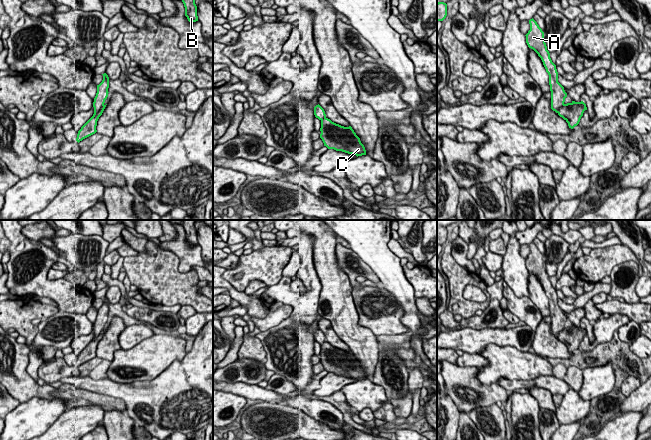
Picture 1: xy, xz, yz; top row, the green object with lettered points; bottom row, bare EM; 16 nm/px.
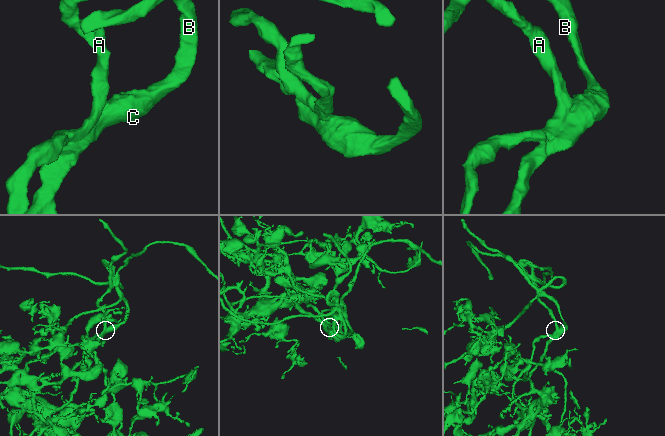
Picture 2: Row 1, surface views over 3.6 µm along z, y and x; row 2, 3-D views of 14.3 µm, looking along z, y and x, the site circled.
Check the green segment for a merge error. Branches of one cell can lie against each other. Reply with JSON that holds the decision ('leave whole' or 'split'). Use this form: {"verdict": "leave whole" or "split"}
{"verdict": "split"}

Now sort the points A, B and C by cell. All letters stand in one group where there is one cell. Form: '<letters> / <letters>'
A / B C

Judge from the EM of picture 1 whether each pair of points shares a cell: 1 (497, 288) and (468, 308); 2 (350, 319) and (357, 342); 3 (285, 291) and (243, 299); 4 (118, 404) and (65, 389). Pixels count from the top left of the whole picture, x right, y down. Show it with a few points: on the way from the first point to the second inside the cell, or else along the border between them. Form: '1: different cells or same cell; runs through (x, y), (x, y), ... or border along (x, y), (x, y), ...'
1: different cells; border along (487, 287), (489, 302), (483, 310)
2: same cell; runs through (350, 325), (350, 331), (355, 336)
3: different cells; border along (250, 297), (261, 301)
4: same cell; runs through (105, 402), (99, 399), (78, 397)

